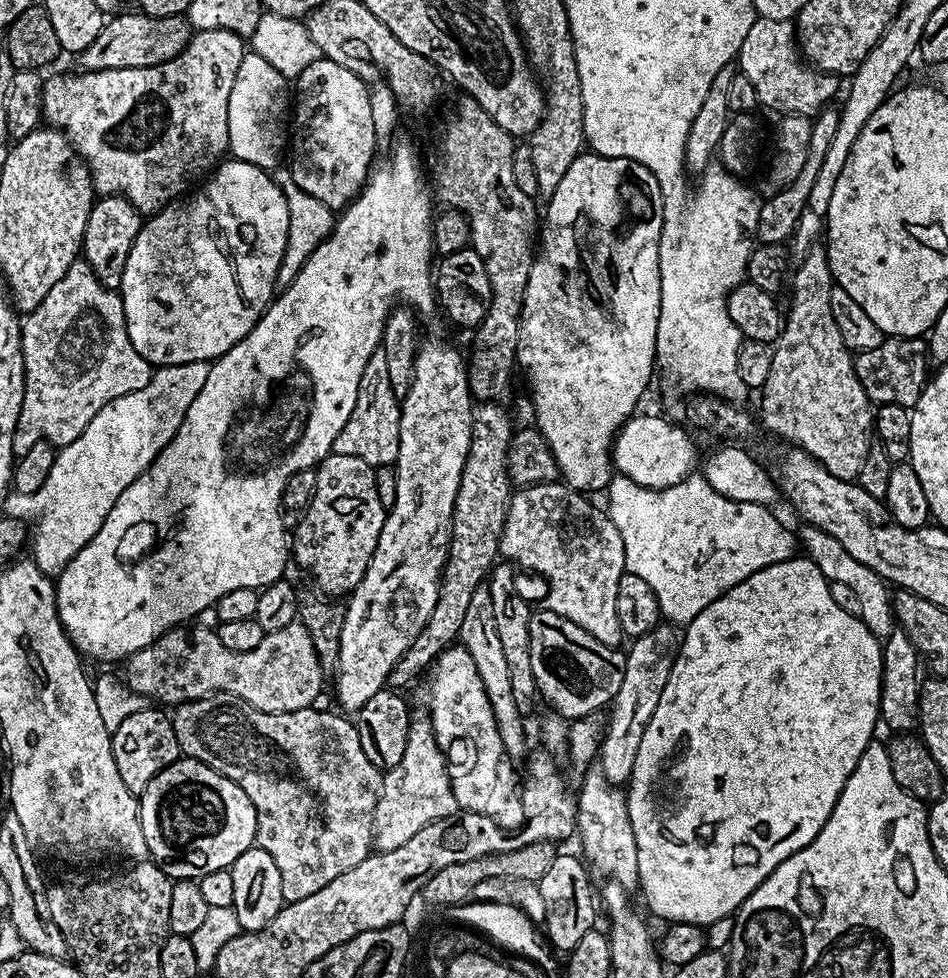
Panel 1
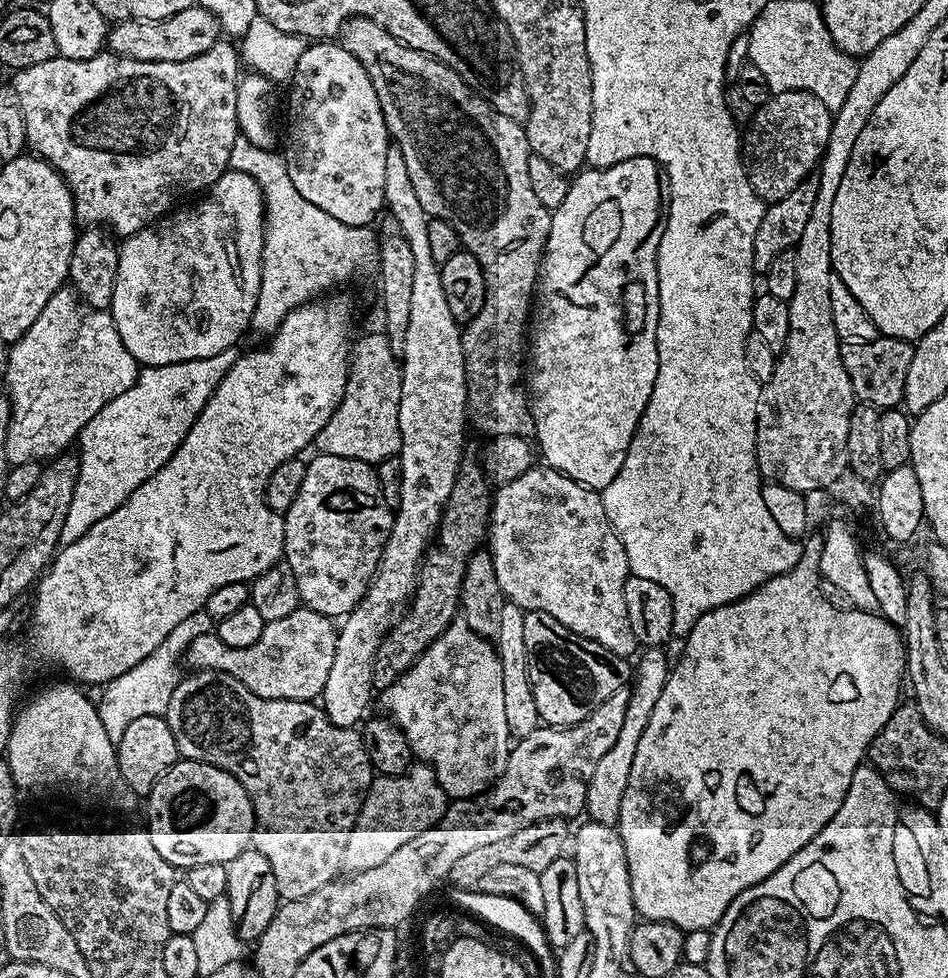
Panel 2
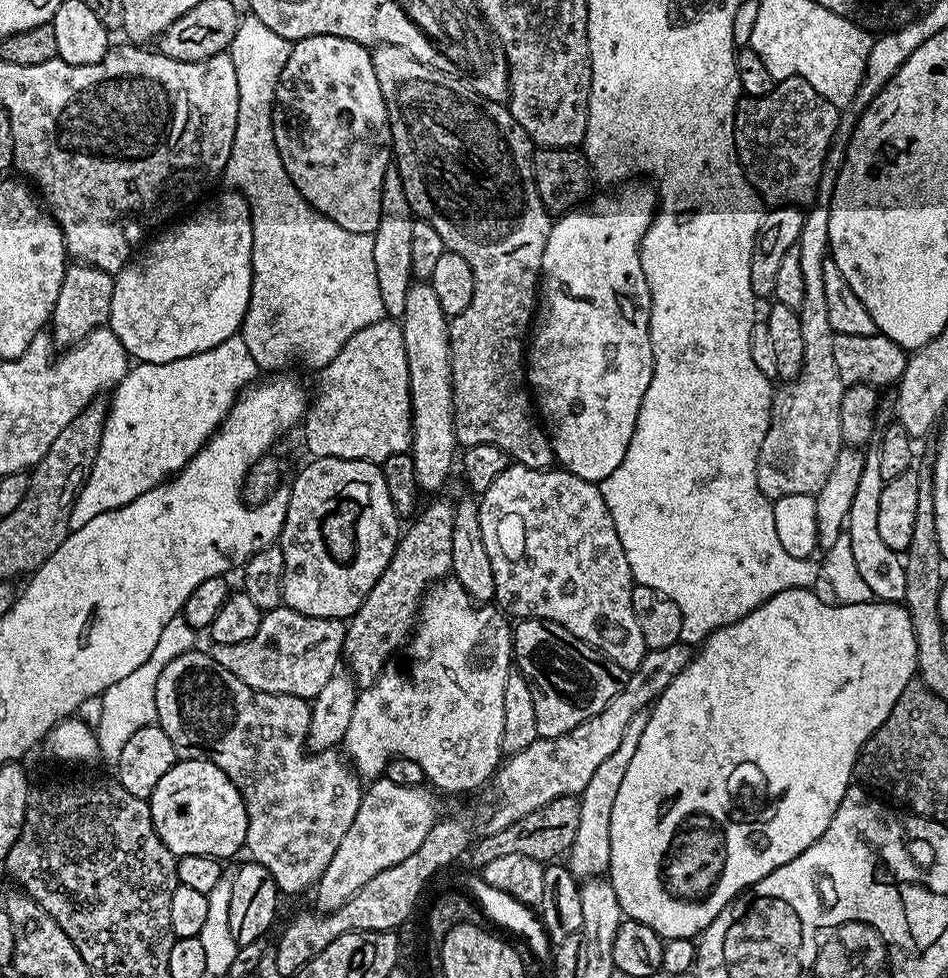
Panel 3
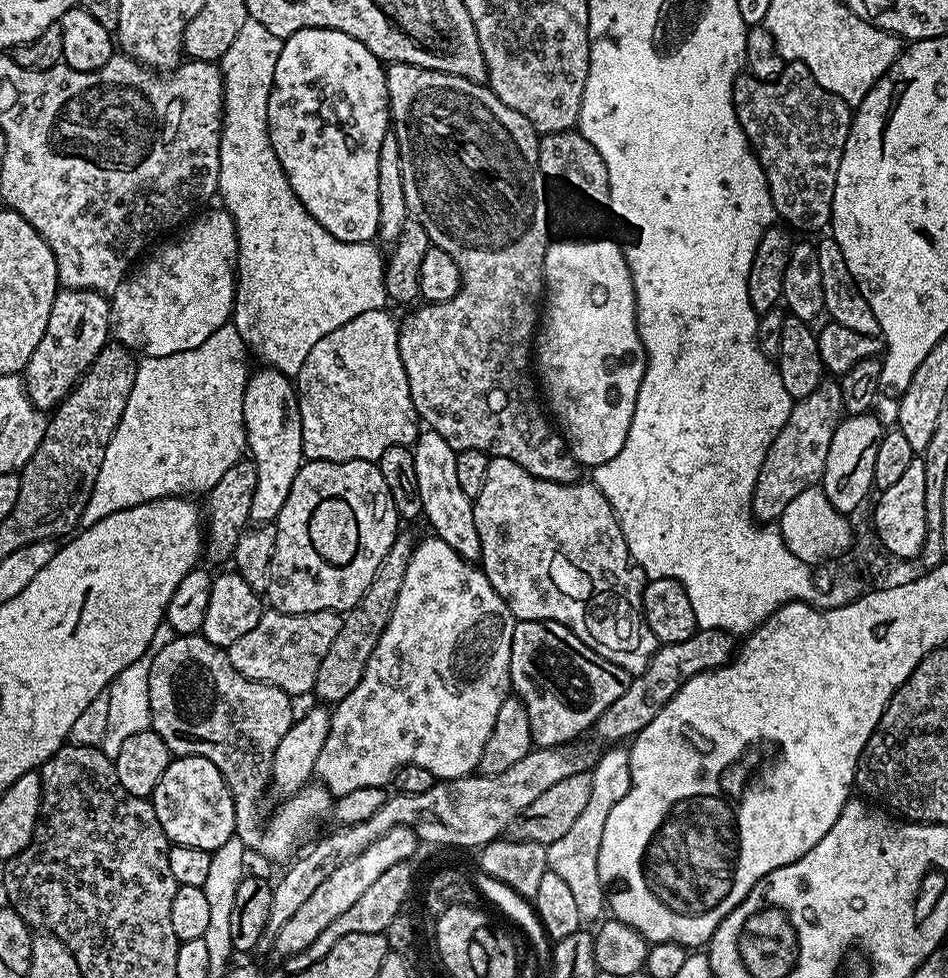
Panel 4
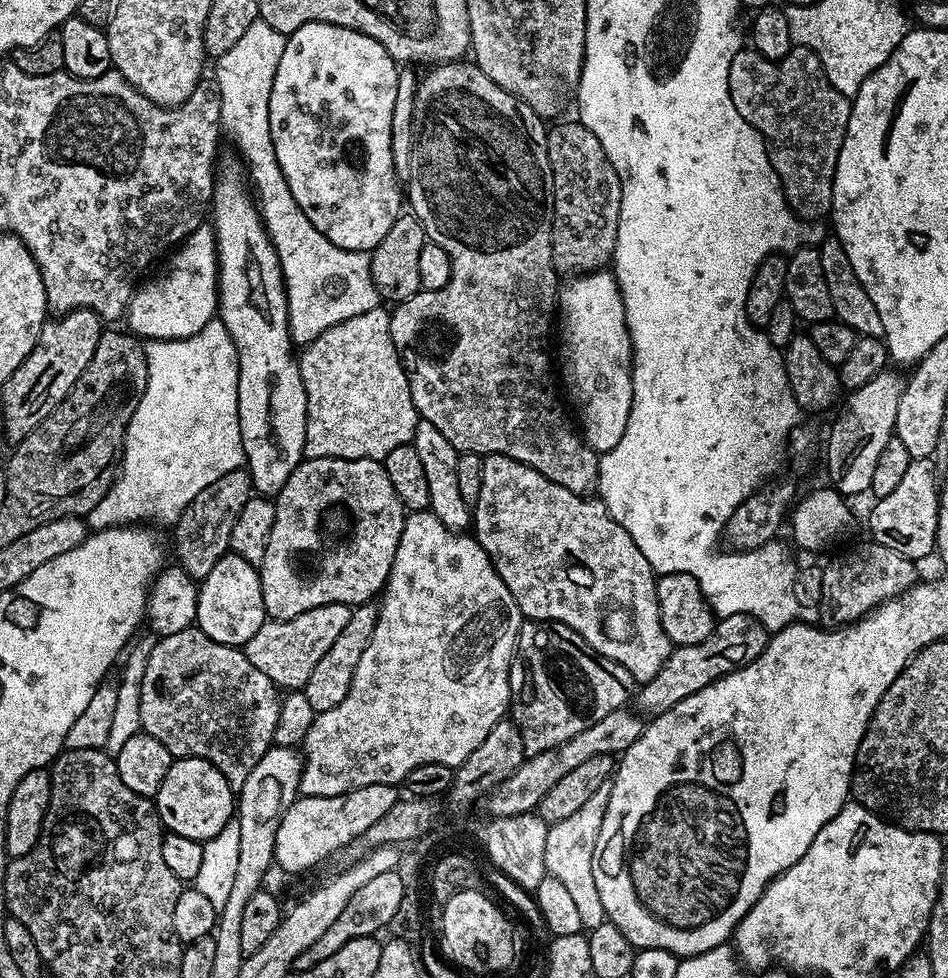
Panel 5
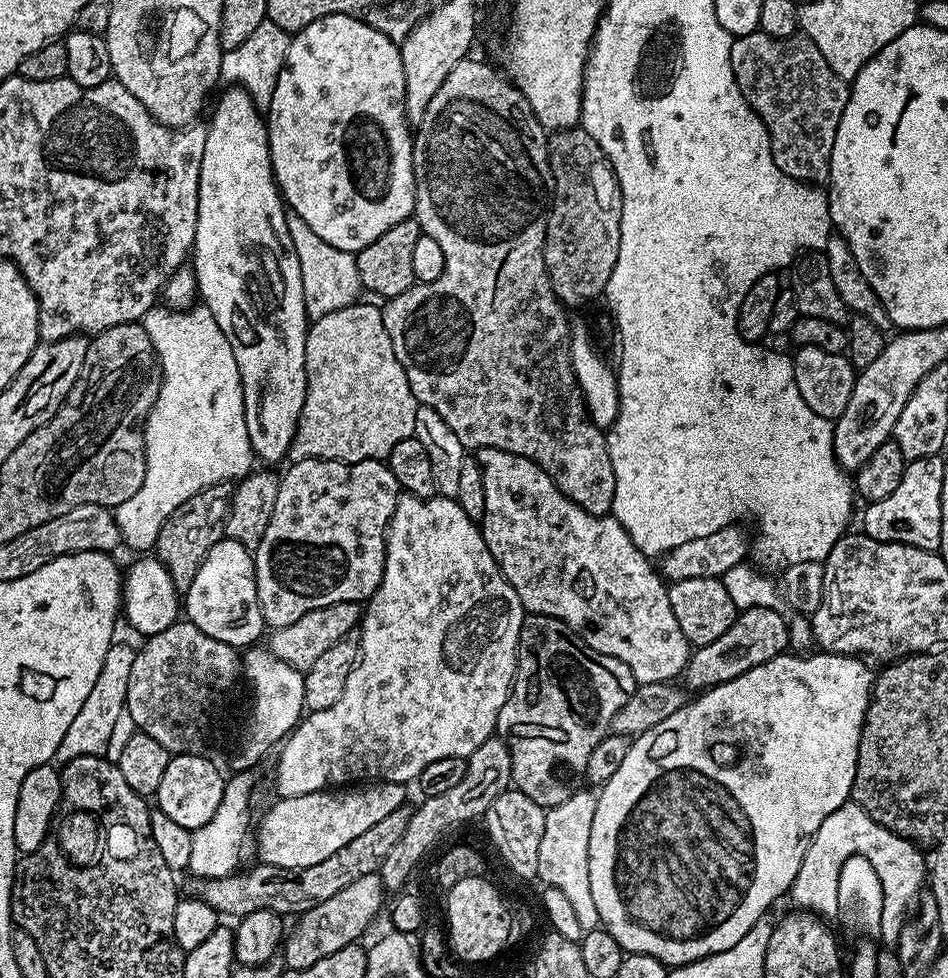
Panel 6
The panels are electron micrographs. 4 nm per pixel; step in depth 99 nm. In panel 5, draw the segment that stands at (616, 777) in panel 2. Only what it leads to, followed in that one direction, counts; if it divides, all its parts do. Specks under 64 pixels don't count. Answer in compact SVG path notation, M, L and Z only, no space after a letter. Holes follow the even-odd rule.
M611 783L598 786L598 791L570 818L553 823L546 834L546 873L558 878L558 882L562 882L564 889L570 893L570 899L582 917L584 930L606 923L602 898L594 882L594 846L598 846L598 830L602 830L602 818L606 818L611 789Z

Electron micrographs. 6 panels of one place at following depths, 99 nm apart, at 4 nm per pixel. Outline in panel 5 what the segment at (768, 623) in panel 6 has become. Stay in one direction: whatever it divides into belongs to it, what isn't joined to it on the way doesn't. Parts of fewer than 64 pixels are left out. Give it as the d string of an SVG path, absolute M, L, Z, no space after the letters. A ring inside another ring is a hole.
M734 615L717 619L716 629L710 638L702 638L702 642L694 646L673 647L666 662L662 662L662 670L658 670L650 682L639 685L634 696L635 711L648 718L661 716L666 710L678 706L682 698L698 694L702 686L710 686L710 682L754 662L754 658L758 658L768 644L769 635L768 629L763 628L753 616Z

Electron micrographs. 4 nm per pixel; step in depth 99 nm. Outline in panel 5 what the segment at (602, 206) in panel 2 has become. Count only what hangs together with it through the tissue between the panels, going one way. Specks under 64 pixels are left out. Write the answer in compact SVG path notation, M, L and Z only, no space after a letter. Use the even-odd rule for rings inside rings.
M611 271L573 275L567 282L558 292L562 316L564 312L564 321L558 324L558 376L563 391L566 396L568 391L576 407L575 419L584 440L596 453L603 454L618 446L630 418L632 339L626 326L620 287Z

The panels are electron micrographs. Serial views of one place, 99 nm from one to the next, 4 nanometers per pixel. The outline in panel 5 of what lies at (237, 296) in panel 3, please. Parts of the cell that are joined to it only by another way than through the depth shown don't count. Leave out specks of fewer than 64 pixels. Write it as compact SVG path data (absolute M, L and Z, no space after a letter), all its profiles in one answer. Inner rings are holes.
M201 226L194 230L180 241L163 264L164 269L153 280L145 279L132 295L126 313L126 328L145 341L185 340L188 336L198 334L198 330L202 330L202 326L213 320L218 312L220 266L216 254L215 228Z

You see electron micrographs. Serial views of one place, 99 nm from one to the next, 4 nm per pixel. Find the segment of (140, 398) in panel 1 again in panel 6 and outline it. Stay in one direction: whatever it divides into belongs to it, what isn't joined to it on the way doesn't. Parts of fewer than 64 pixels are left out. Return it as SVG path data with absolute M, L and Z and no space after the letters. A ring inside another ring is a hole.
M157 306L145 314L142 323L160 359L160 393L143 427L144 481L134 498L126 498L126 502L114 509L123 547L133 548L136 554L148 554L155 549L166 518L170 518L186 498L194 498L194 494L215 484L239 481L254 468L250 434L246 434L238 362L234 362L234 350L230 350L230 342L226 342L222 330L218 330L218 322L214 322L210 310L203 306L189 306L183 310Z

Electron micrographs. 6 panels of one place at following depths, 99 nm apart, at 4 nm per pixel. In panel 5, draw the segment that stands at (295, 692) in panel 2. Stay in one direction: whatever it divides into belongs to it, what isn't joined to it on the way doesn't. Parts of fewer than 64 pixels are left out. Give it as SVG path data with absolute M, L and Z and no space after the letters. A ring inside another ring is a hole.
M327 604L306 610L306 614L298 614L289 620L265 619L258 634L254 634L254 638L250 638L250 642L246 642L242 650L246 658L250 658L252 665L275 682L277 689L303 689L322 654L330 650L334 638L338 638L338 634L342 634L342 629L346 627L346 622L350 622L351 613L352 608L347 604Z

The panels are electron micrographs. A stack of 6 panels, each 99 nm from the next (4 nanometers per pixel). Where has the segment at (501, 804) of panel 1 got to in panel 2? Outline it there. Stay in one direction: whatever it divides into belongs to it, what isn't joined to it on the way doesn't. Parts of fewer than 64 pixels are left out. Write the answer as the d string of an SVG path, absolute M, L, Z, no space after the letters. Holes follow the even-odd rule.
M466 626L447 628L411 668L382 689L378 704L400 727L413 753L429 765L452 798L488 791L508 761L510 737L502 699L502 662L493 641Z

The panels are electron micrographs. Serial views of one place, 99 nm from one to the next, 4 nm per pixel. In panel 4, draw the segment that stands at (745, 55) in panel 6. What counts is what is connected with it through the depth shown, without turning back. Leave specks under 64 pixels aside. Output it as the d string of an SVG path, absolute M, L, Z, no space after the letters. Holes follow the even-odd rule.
M795 62L785 63L782 74L776 80L756 80L747 74L737 76L732 84L732 105L738 122L766 174L777 217L781 221L785 220L783 223L789 229L797 228L800 232L827 229L832 219L834 182L838 178L842 150L846 146L846 138L852 125L853 113L850 105L818 86L808 67Z

